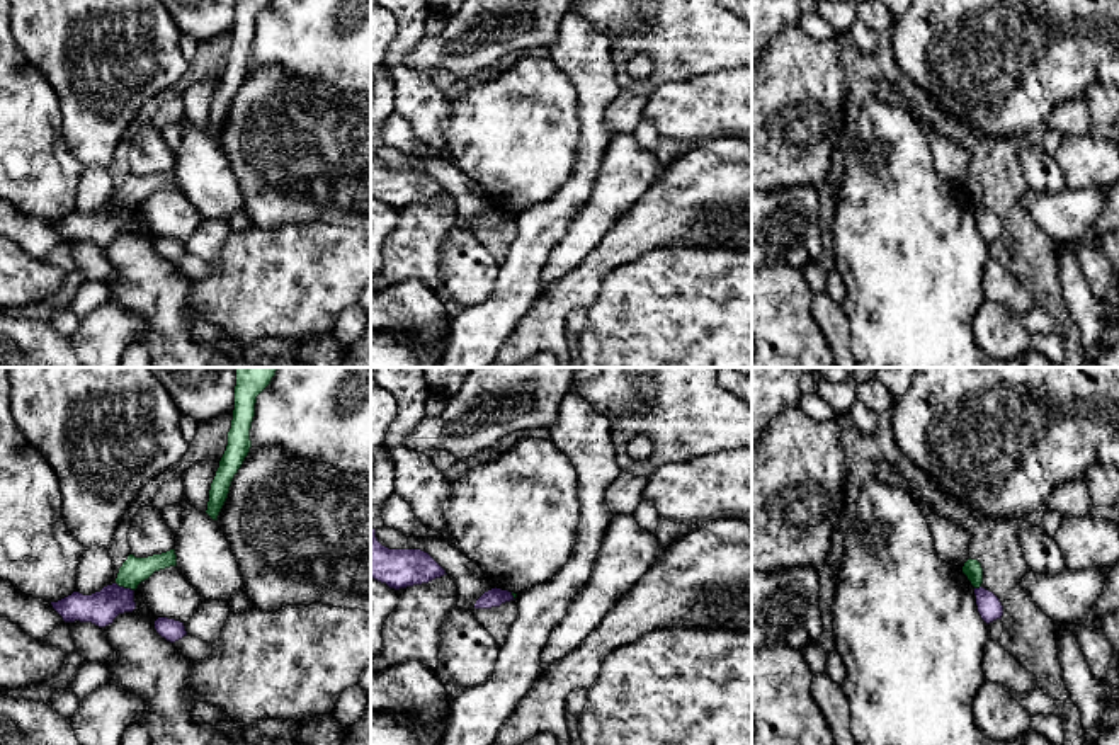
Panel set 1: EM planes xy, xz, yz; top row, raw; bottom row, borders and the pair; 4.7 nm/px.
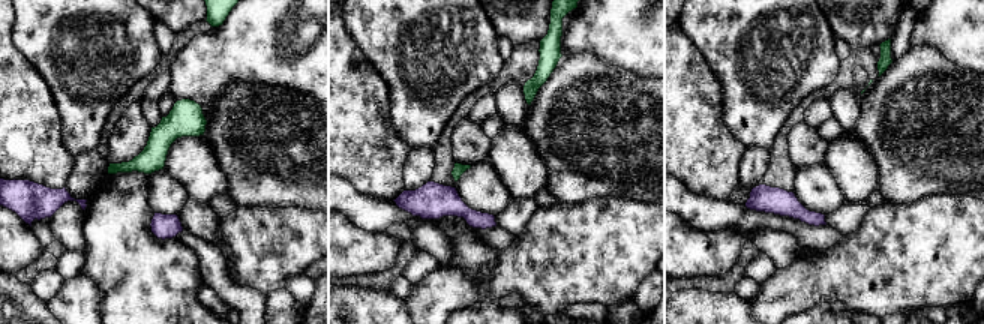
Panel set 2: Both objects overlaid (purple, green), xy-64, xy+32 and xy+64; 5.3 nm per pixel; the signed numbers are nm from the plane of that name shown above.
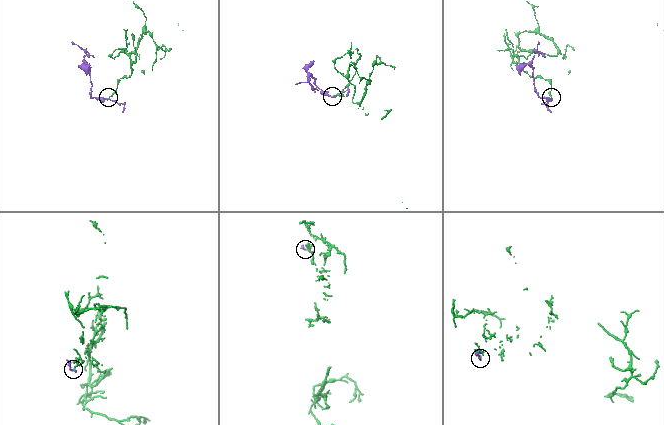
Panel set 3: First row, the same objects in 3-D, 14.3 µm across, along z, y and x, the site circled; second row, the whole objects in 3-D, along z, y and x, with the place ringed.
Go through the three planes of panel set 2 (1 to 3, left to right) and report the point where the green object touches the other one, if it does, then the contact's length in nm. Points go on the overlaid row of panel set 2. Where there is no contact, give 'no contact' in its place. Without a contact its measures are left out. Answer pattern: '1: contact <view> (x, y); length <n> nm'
1: no contact
2: no contact
3: no contact

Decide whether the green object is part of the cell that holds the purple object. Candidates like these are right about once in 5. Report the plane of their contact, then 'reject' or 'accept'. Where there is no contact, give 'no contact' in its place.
contact in xy; reject

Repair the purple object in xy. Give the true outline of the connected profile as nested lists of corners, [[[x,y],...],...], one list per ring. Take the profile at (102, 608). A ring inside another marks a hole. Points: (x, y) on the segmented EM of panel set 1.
[[[117,583],[107,585],[92,595],[73,592],[58,602],[51,602],[51,606],[65,623],[92,623],[99,628],[105,628],[119,614],[136,609],[134,590],[119,587]]]

